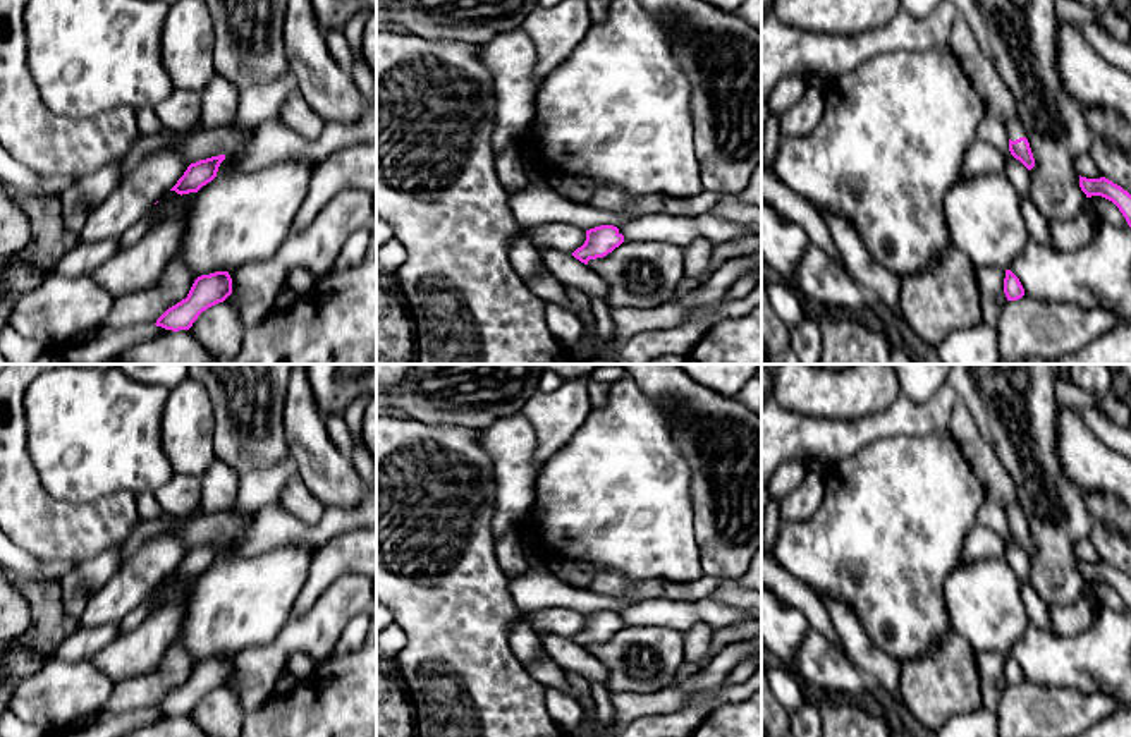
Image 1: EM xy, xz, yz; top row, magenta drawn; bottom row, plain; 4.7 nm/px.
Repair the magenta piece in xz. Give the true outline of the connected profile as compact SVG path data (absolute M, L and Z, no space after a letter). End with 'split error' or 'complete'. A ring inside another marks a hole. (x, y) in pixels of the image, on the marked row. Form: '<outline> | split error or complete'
M600 225L586 230L586 241L572 256L588 265L590 259L603 258L624 242L624 235L614 225Z | complete

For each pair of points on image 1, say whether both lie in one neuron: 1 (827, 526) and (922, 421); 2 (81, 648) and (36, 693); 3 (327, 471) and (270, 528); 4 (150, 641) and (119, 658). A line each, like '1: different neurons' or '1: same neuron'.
1: different neurons
2: different neurons
3: different neurons
4: same neuron

